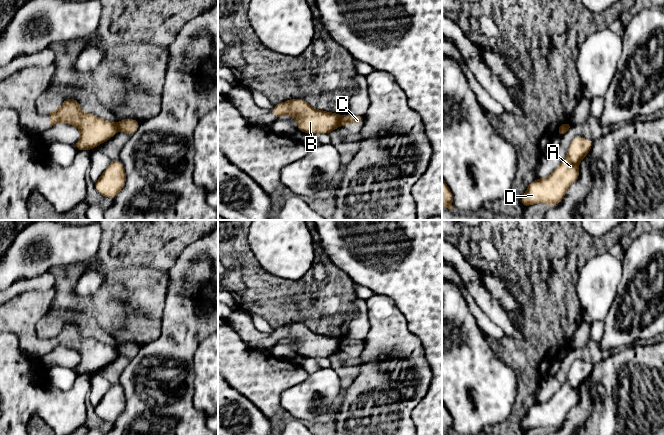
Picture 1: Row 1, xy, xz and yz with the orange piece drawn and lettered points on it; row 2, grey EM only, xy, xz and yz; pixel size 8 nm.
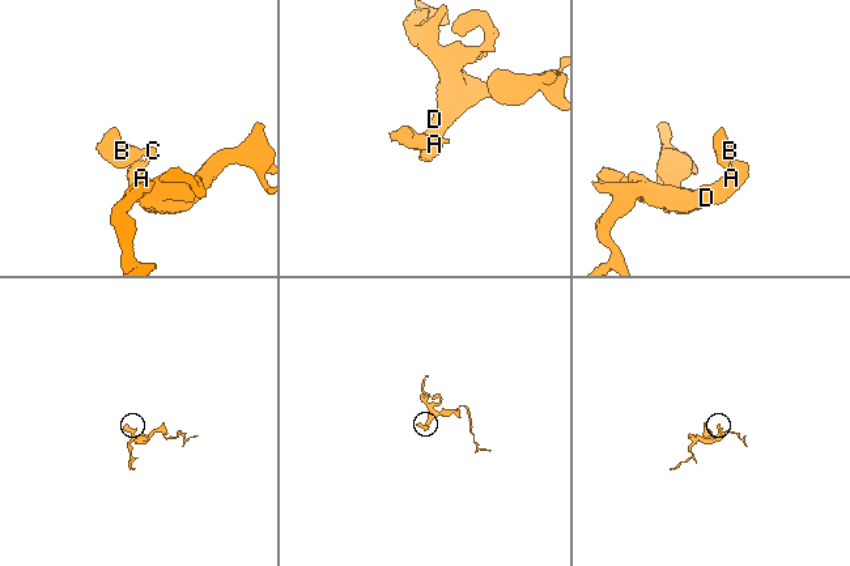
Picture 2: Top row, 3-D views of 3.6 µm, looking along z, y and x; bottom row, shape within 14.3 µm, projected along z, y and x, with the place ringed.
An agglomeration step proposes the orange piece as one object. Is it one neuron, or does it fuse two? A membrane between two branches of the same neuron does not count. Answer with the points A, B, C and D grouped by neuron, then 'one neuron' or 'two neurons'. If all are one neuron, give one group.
A C D / B | two neurons

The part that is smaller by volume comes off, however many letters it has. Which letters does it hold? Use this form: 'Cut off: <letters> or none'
Cut off: B

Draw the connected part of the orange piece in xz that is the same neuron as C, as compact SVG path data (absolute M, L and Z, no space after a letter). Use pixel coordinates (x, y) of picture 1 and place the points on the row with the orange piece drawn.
M341 115L340 116L340 125L346 126L348 124L362 124L363 116L359 115Z

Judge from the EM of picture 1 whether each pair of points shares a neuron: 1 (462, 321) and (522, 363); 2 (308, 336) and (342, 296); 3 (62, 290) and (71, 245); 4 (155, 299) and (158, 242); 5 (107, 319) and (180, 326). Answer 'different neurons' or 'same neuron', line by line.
1: different neurons
2: different neurons
3: different neurons
4: same neuron
5: different neurons

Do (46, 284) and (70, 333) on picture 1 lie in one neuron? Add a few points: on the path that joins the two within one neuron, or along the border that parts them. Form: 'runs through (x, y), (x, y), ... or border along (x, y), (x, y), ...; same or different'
border along (36, 291), (43, 292); different

